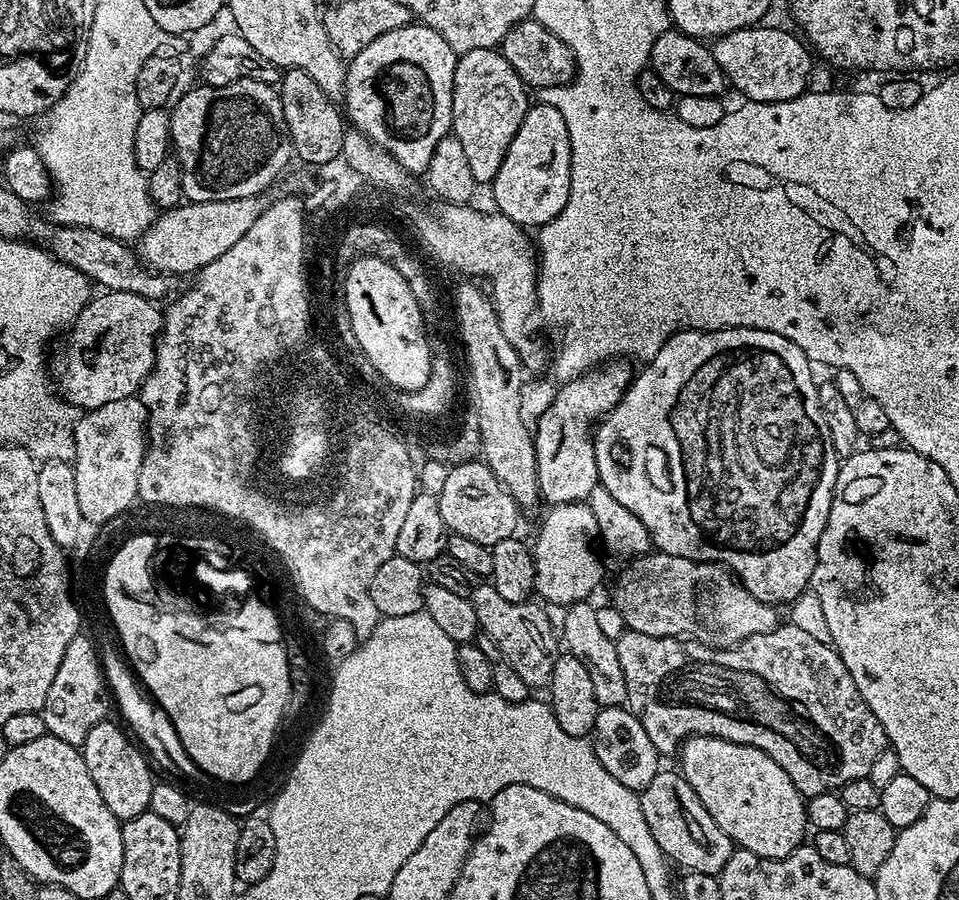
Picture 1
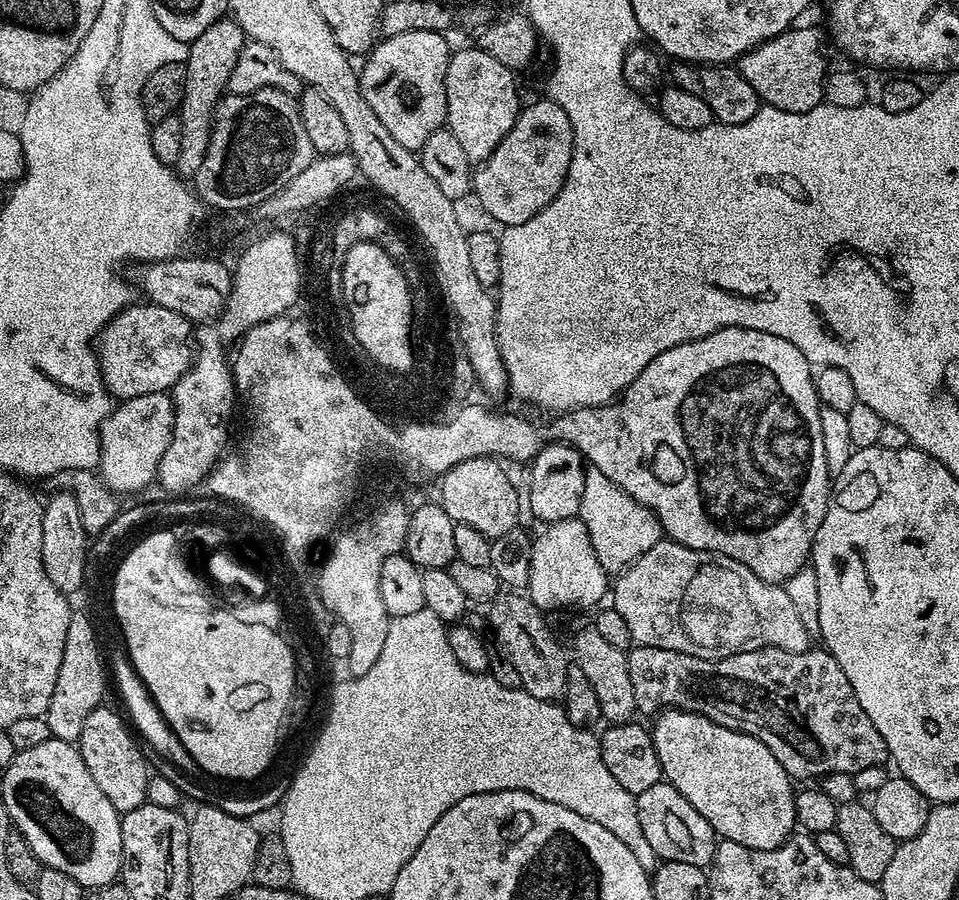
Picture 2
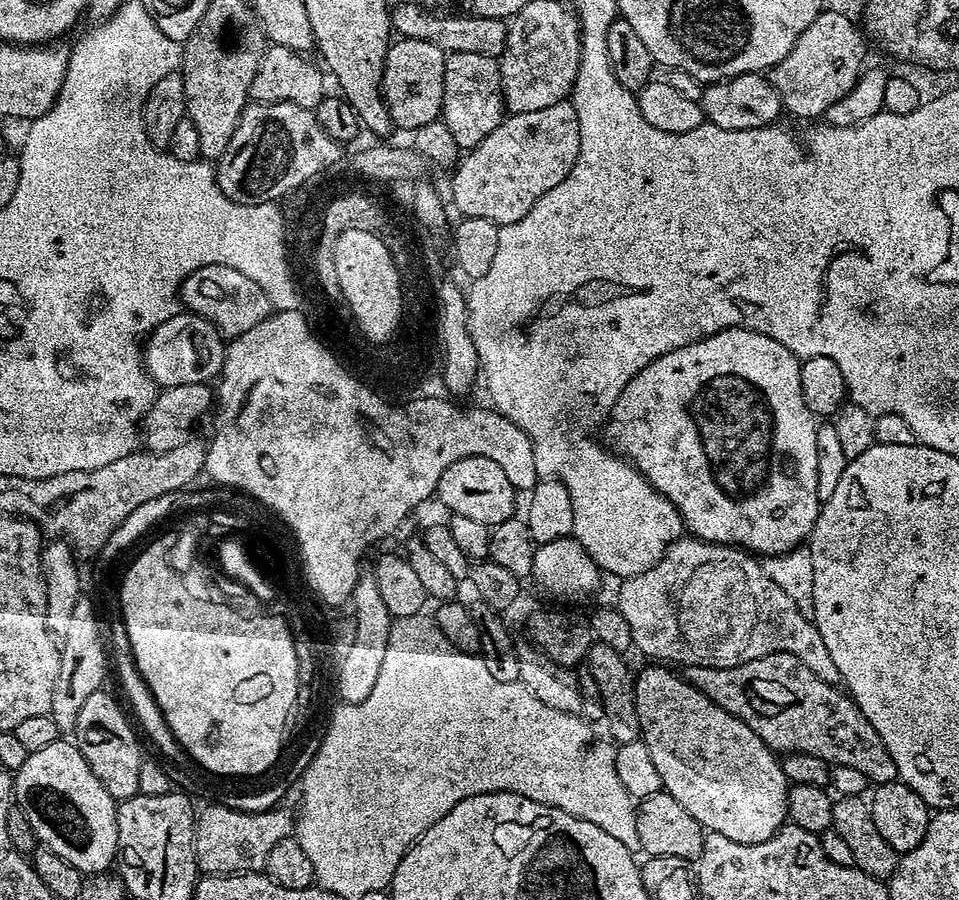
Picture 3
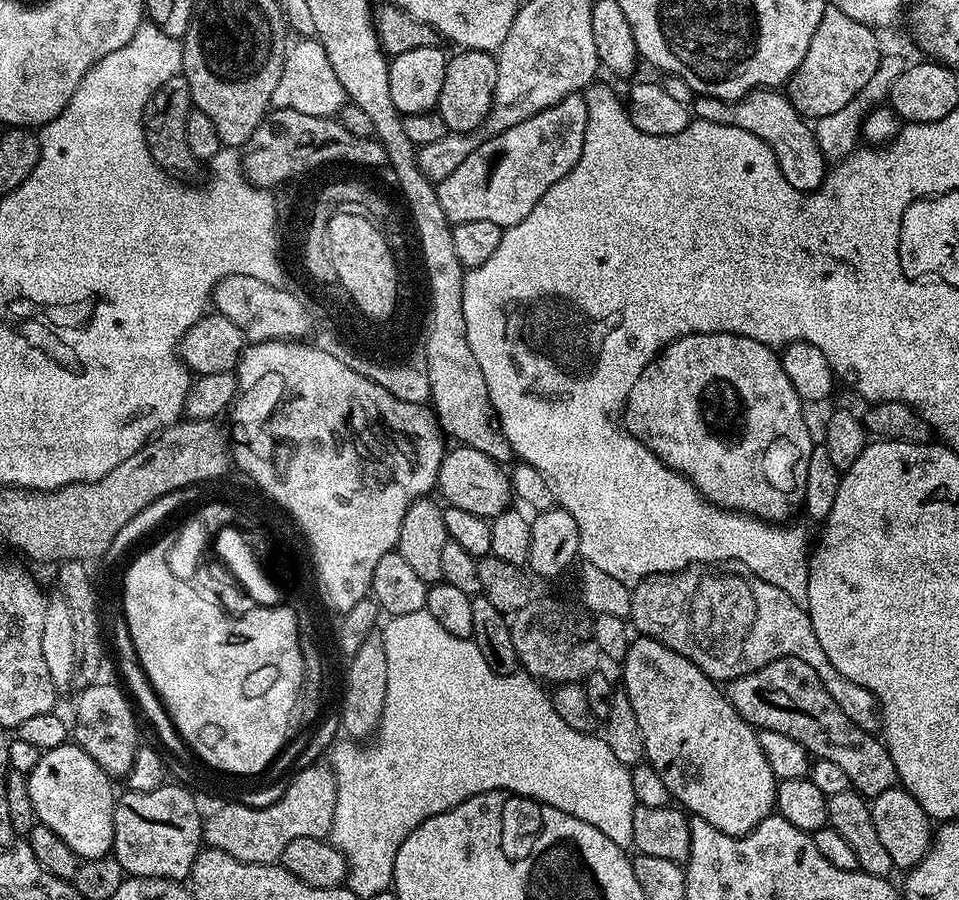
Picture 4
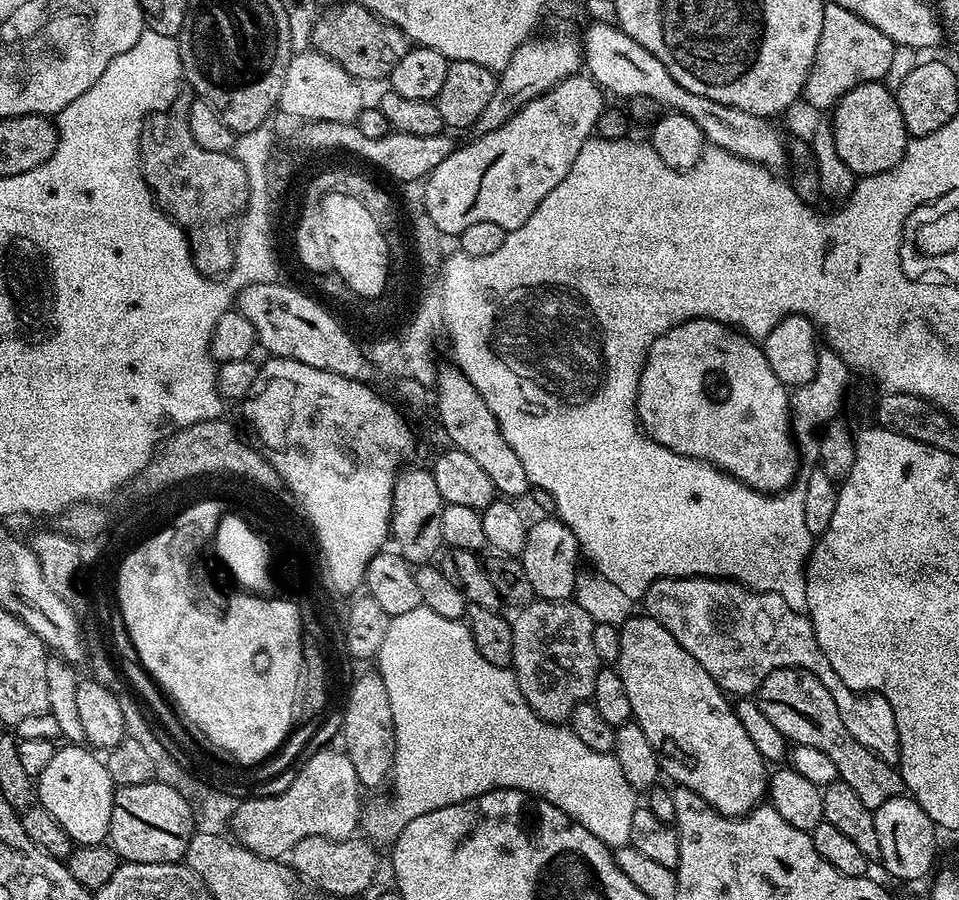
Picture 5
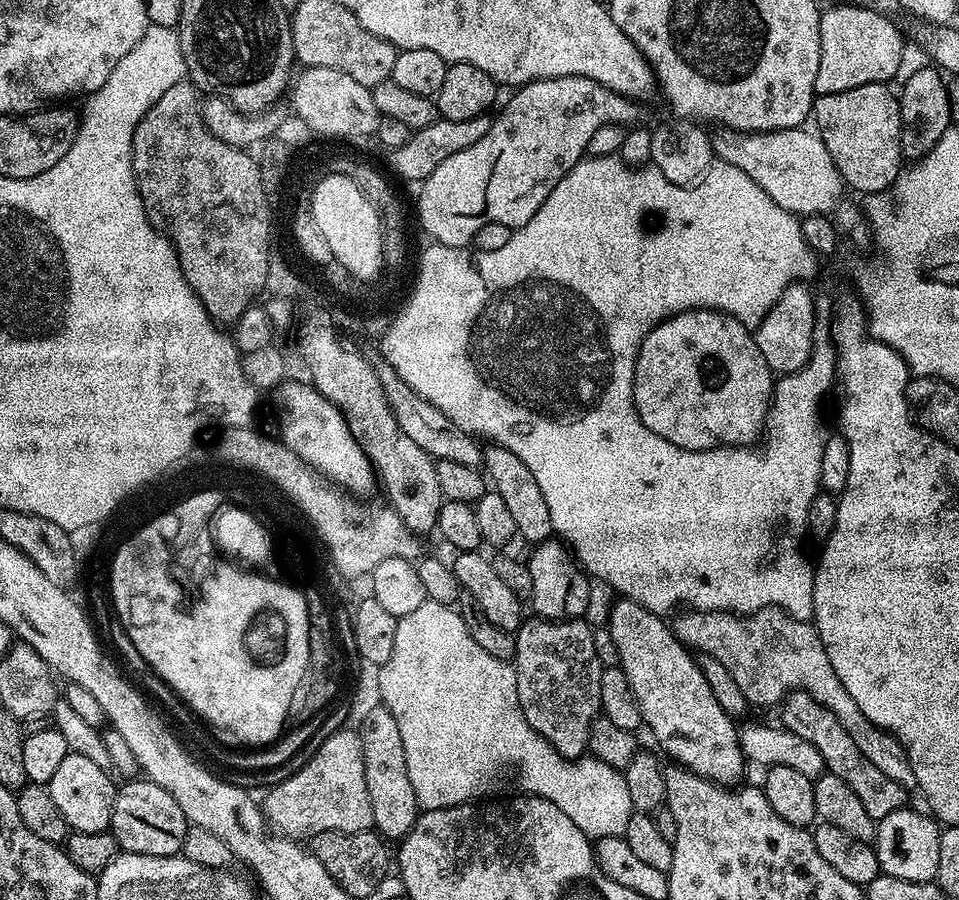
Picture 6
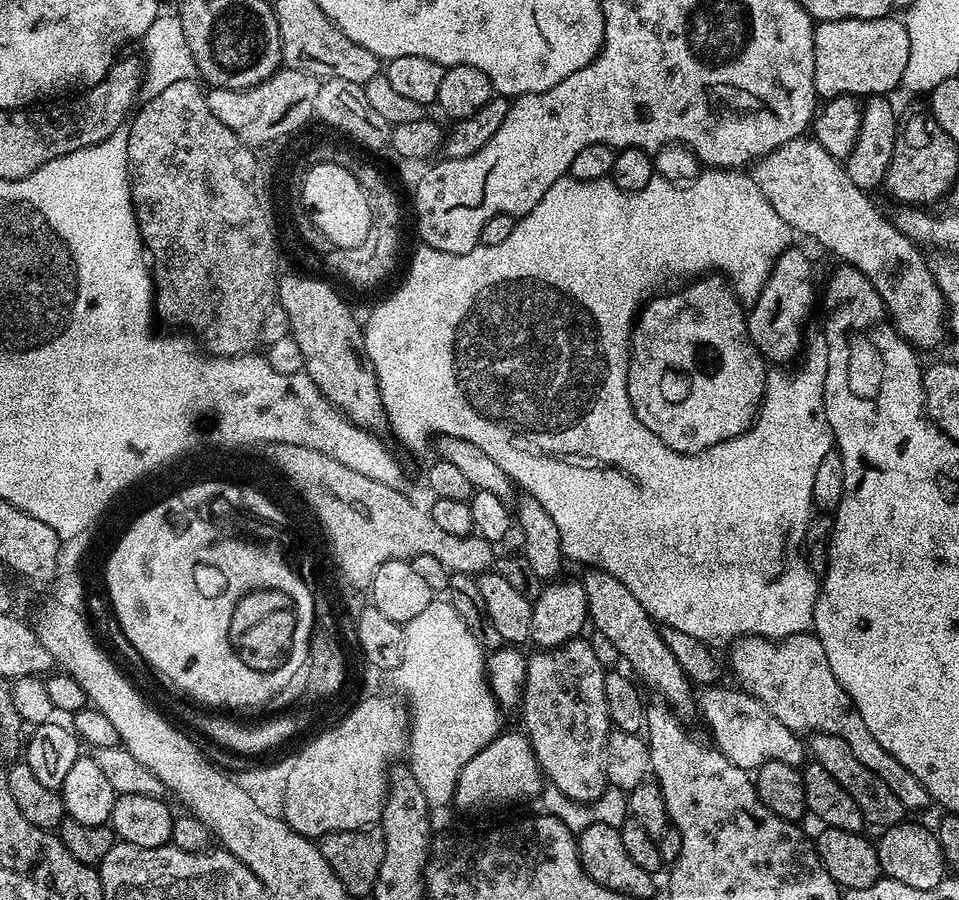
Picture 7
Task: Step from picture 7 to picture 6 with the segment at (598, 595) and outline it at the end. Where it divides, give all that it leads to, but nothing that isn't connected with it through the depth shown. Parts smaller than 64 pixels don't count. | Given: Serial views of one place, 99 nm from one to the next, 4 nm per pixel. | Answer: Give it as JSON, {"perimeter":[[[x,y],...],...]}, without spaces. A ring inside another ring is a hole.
{"perimeter":[[[620,598],[617,601],[608,616],[606,627],[618,648],[619,668],[626,674],[630,690],[634,690],[638,710],[644,719],[643,727],[649,728],[656,739],[655,747],[665,757],[668,755],[673,765],[688,768],[704,780],[712,780],[721,786],[735,785],[739,781],[736,779],[743,774],[746,767],[744,752],[740,748],[738,726],[733,717],[728,716],[726,710],[722,710],[722,706],[718,706],[693,653],[676,637],[669,621],[663,615],[646,610],[638,602],[627,598]]]}

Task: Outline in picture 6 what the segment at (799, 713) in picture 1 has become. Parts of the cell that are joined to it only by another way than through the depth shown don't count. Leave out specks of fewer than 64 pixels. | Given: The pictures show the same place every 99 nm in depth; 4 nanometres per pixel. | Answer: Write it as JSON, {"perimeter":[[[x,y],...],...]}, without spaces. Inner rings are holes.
{"perimeter":[[[789,692],[784,697],[780,710],[779,723],[789,732],[798,734],[798,738],[806,738],[806,742],[814,742],[814,746],[818,746],[818,754],[822,754],[825,769],[842,778],[842,782],[846,782],[846,786],[858,794],[858,799],[862,801],[862,807],[866,809],[866,814],[870,814],[870,818],[878,822],[886,818],[886,814],[894,814],[894,810],[909,803],[909,789],[886,778],[886,774],[882,774],[874,762],[867,760],[862,750],[858,750],[854,738],[846,734],[846,726],[842,726],[838,718],[834,718],[834,714],[830,714],[830,710],[819,704],[809,692]]]}

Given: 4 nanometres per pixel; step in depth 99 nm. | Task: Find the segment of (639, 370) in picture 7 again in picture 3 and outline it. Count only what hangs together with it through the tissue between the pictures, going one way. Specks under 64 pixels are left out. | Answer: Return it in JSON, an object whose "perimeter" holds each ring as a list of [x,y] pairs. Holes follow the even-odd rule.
{"perimeter":[[[727,328],[718,334],[710,334],[698,342],[690,342],[690,346],[682,346],[678,350],[670,350],[670,354],[654,358],[650,366],[634,374],[634,378],[630,378],[626,390],[622,390],[618,402],[608,413],[603,439],[615,455],[627,460],[676,507],[687,531],[695,539],[710,544],[739,546],[761,557],[780,556],[792,548],[801,547],[807,541],[814,530],[814,522],[820,517],[822,507],[822,501],[818,498],[818,420],[802,399],[801,363],[801,357],[786,350],[782,342],[774,342],[774,338],[766,338],[766,334],[758,334],[749,328]]]}

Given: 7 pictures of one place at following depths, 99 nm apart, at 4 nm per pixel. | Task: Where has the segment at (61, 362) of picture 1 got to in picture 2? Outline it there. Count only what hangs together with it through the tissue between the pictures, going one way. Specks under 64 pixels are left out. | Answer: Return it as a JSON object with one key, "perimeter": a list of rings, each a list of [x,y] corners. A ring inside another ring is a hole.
{"perimeter":[[[133,302],[106,325],[98,337],[98,359],[104,385],[117,401],[142,394],[168,392],[188,372],[194,359],[194,324],[166,306]]]}

